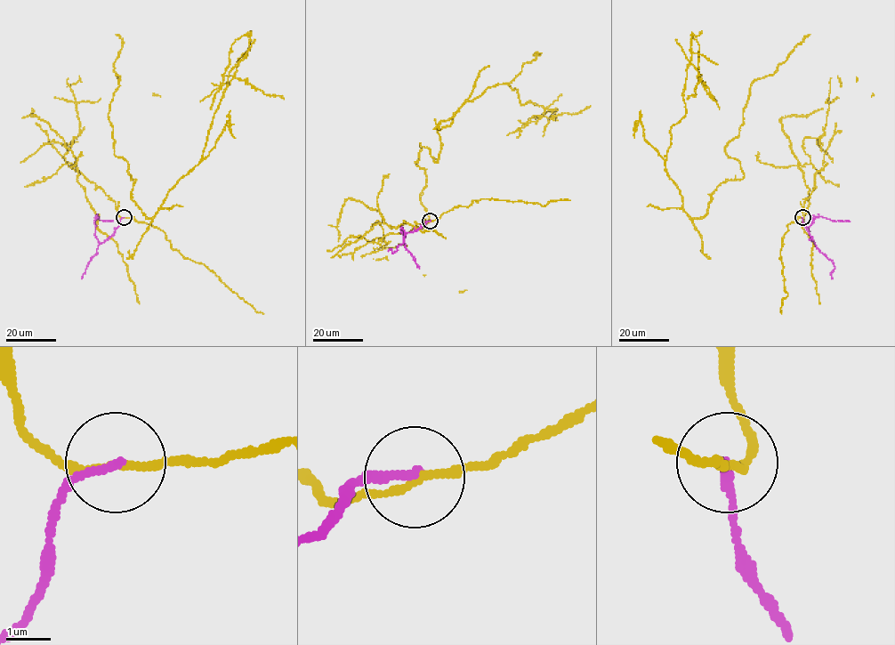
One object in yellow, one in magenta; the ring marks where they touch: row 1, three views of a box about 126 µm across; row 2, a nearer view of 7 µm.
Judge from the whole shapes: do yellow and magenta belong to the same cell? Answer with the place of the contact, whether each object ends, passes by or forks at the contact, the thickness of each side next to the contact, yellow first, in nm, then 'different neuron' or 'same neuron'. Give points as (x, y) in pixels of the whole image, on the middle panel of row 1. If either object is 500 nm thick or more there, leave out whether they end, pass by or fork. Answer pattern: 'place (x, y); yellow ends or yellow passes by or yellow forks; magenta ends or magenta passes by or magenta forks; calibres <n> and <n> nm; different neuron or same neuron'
place (430, 221); yellow passes by; magenta ends; calibres 150 and 200 nm; different neuron

